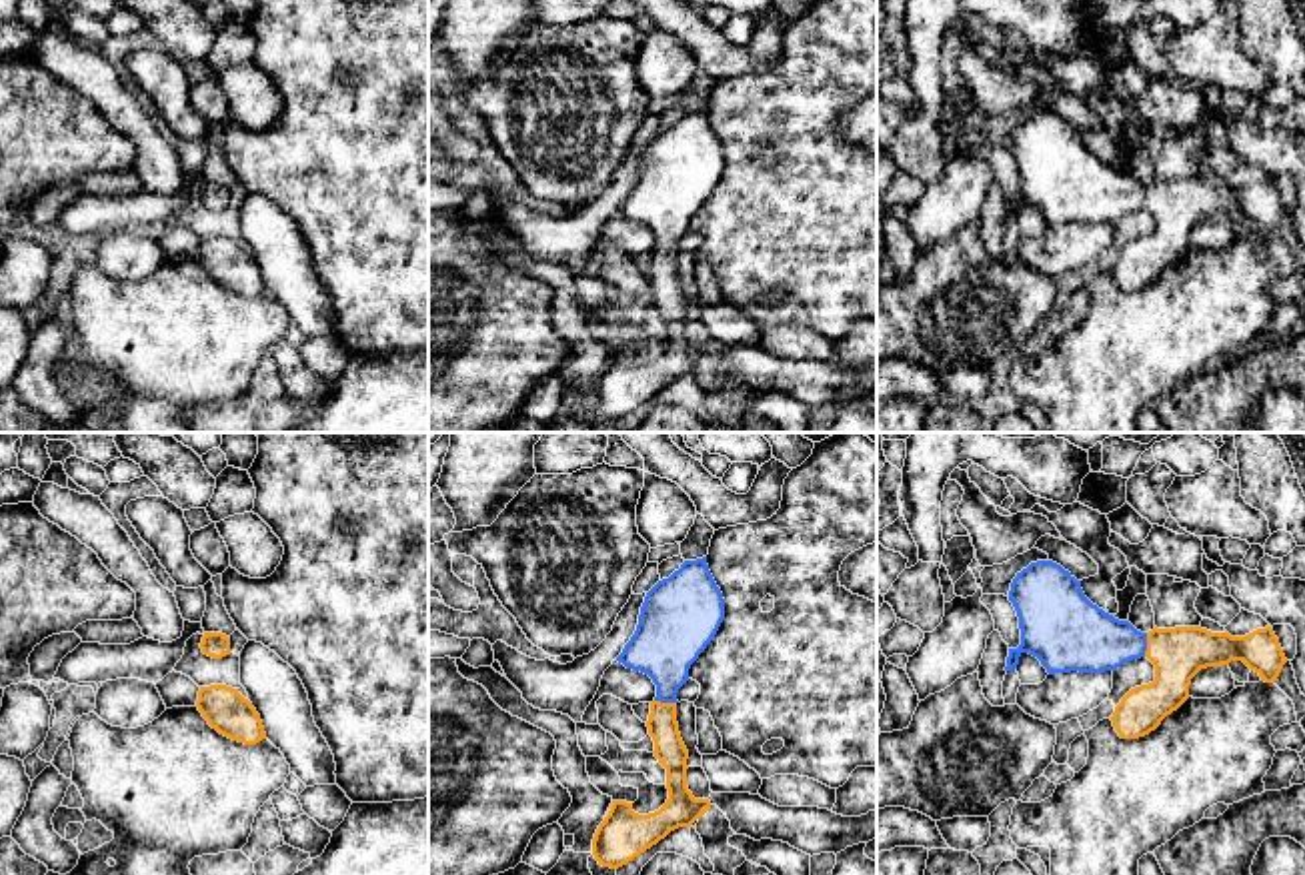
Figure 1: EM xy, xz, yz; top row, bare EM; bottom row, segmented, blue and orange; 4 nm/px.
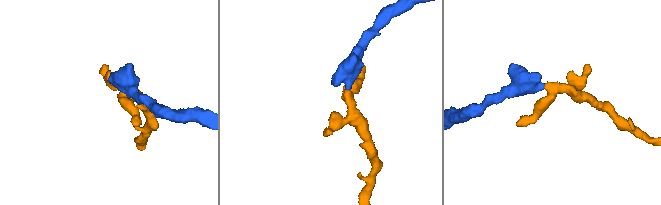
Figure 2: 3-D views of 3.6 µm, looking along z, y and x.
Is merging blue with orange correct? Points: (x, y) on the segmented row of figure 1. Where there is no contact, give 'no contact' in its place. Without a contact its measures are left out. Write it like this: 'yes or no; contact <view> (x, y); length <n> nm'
yes; contact yz (1145, 645); length 100 nm

